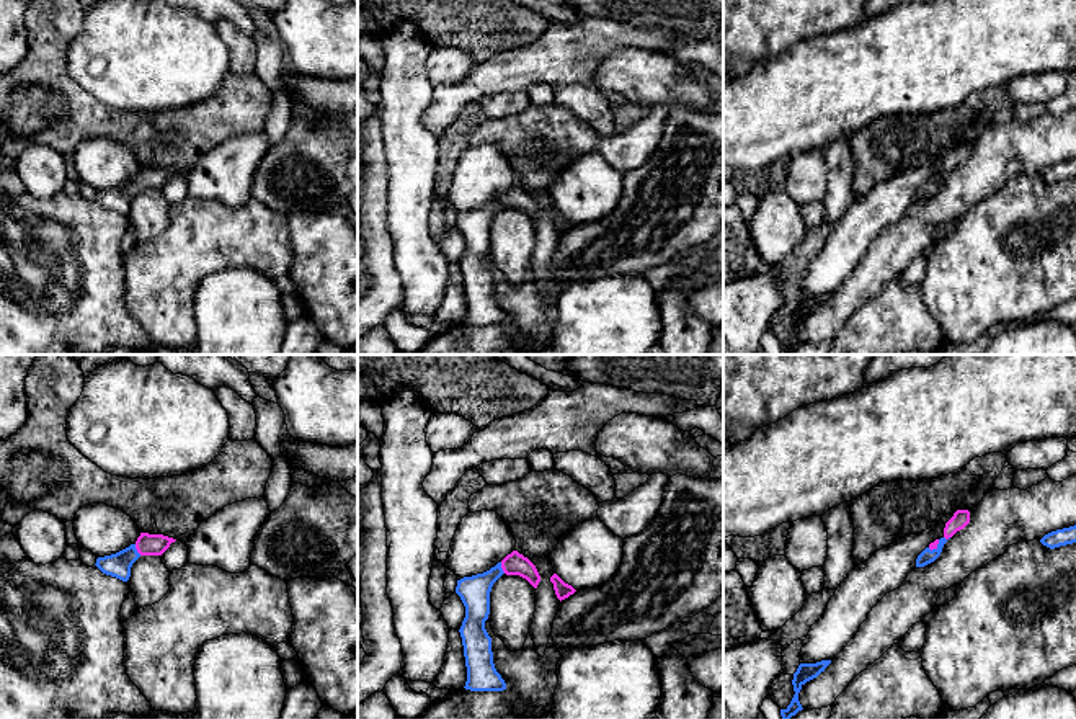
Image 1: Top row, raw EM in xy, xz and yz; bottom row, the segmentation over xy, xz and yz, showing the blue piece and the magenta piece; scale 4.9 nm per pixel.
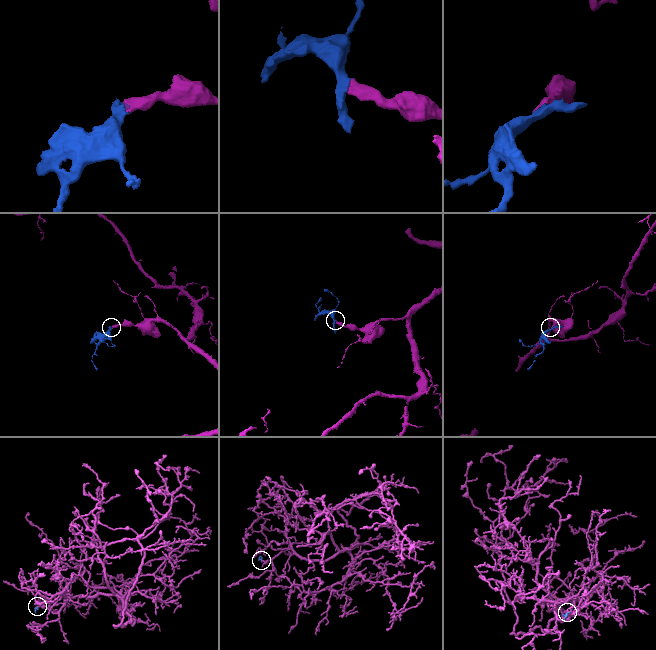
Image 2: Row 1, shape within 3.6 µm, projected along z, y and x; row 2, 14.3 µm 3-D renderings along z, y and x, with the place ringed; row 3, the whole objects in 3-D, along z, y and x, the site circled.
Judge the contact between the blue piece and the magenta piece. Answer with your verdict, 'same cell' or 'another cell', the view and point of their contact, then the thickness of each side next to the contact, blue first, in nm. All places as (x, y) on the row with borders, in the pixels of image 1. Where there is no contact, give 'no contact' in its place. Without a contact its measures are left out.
same cell | xy (136, 549) | 120/110 nm

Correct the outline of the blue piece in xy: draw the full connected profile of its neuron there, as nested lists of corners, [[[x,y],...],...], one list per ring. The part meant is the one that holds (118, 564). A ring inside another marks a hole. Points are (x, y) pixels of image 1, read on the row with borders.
[[[140,533],[137,541],[129,547],[104,557],[96,559],[96,567],[111,577],[127,582],[131,567],[140,556],[162,556],[176,539],[163,534]]]

